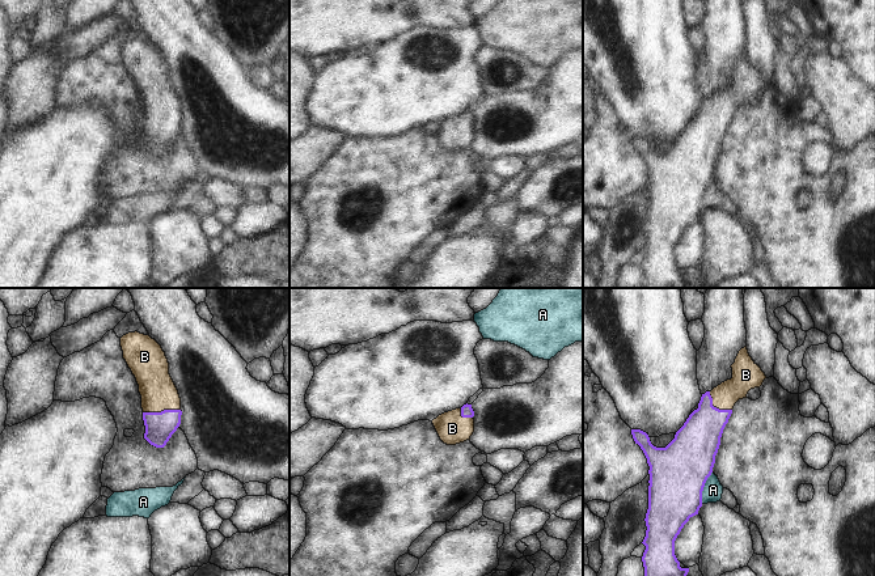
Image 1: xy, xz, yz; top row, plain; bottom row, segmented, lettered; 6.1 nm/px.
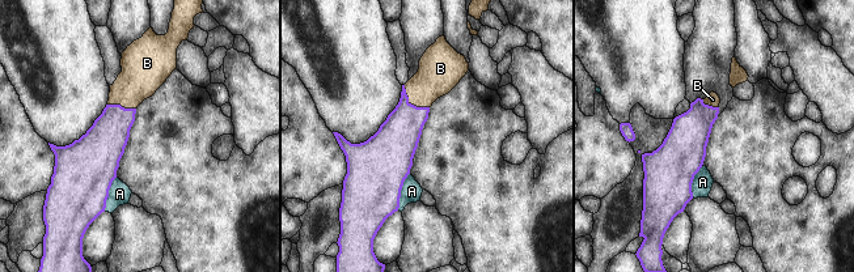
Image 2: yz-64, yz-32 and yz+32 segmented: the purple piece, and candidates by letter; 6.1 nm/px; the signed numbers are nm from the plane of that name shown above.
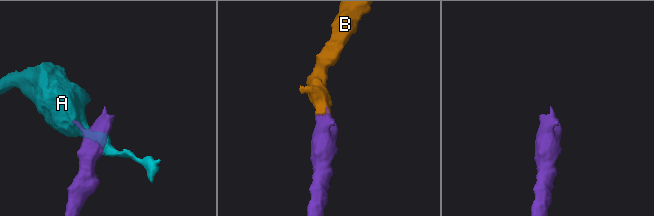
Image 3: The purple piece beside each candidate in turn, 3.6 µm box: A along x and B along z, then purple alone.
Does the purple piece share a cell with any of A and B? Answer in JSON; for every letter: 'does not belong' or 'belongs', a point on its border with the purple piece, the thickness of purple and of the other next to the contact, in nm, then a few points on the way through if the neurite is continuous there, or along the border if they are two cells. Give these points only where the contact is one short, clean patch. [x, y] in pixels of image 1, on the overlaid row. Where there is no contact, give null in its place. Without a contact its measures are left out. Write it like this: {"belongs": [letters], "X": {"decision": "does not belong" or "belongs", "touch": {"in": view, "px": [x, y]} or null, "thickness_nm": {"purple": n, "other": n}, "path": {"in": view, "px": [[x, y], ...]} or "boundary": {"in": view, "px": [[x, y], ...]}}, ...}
{"belongs": ["B"], "A": {"decision": "does not belong", "touch": {"in": "yz", "px": [704, 486]}, "thickness_nm": {"purple": 360, "other": 120}}, "B": {"decision": "belongs", "touch": {"in": "xy", "px": [161, 411]}, "thickness_nm": {"purple": 180, "other": 220}, "path": {"in": "xy", "px": [[159, 426], [161, 411], [157, 390]]}}}

